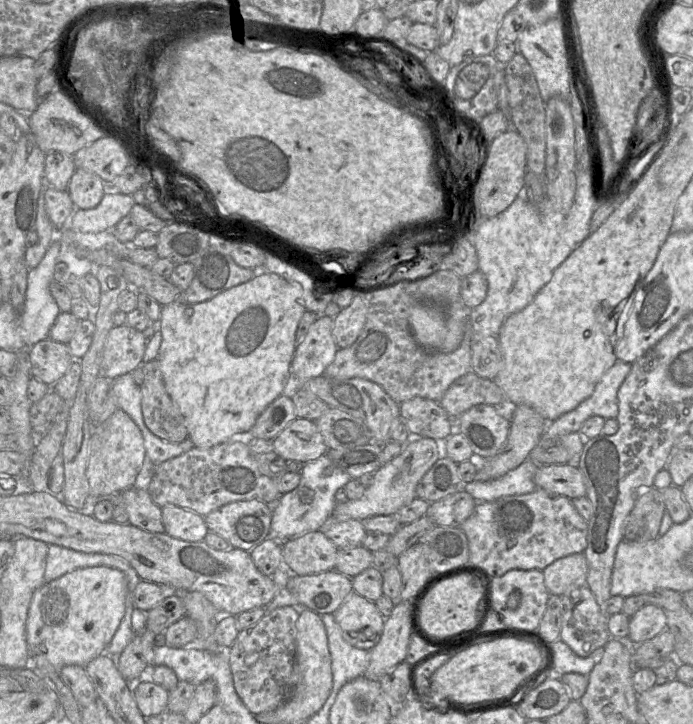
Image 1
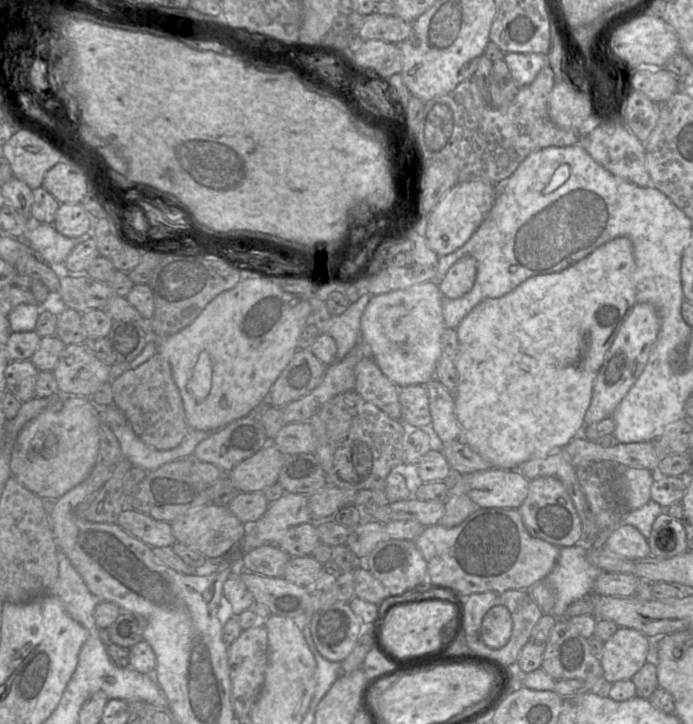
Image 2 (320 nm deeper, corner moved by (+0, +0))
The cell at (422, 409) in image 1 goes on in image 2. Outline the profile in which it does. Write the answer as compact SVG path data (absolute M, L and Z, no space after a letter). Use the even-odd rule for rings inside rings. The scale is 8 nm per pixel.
M363 358L356 364L355 377L353 391L392 419L400 421L399 387L382 373L373 358Z

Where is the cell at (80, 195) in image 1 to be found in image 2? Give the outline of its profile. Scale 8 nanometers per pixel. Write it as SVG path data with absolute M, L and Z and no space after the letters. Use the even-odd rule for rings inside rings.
M62 203L56 212L53 226L65 237L89 235L91 220L81 203Z

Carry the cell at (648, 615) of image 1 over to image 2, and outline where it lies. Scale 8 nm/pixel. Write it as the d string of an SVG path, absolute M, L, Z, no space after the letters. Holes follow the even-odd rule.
M619 627L612 637L604 642L603 652L599 658L604 679L611 684L631 679L648 661L650 646L651 639L640 631Z

